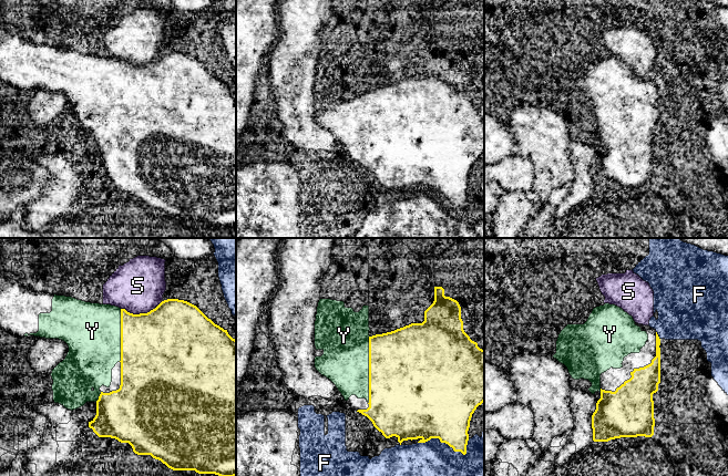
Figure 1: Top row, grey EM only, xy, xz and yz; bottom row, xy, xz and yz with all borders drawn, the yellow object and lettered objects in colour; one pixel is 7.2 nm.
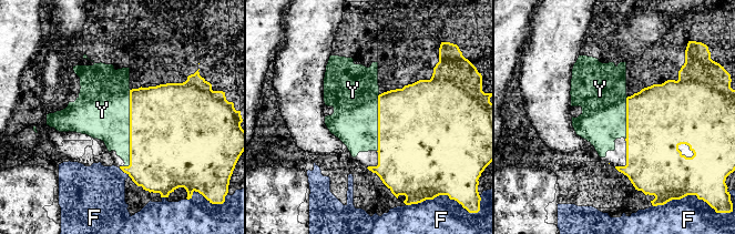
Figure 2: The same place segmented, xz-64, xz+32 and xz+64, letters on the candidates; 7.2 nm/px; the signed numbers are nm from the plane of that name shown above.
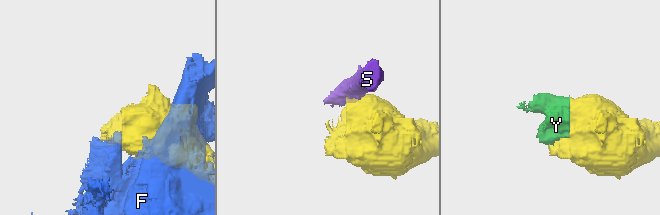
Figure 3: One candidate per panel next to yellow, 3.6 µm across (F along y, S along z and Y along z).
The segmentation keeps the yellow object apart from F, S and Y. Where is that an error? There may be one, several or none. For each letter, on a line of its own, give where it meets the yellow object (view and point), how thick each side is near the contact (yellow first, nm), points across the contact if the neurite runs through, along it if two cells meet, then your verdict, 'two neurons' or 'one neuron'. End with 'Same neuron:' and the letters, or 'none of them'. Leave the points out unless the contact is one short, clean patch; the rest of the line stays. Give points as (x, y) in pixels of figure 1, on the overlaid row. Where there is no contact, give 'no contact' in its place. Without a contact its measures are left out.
F: contact xz (449, 445); calibres 400 and 260 nm; two neurons
S: contact xy (137, 314); calibres 480 and 380 nm; two neurons
Y: contact xz (369, 370); calibres 500 and 340 nm; one neuron
Same neuron: Y

